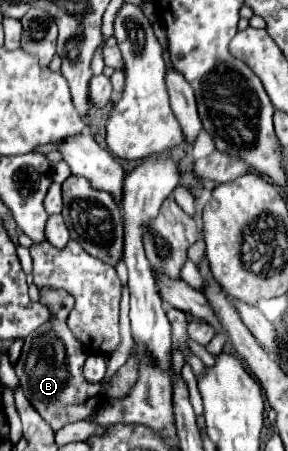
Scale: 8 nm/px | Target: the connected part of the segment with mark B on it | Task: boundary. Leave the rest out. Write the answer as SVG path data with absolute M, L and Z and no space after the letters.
M42 288L40 290L40 304L46 304L46 308L50 308L52 316L46 324L36 328L24 340L22 356L16 364L16 376L20 378L20 384L22 384L28 400L32 402L32 406L40 412L40 416L54 430L58 430L68 422L86 420L94 412L96 404L100 402L100 396L102 398L104 396L106 398L124 396L130 390L130 386L134 384L134 380L138 376L138 370L136 370L136 364L130 360L116 372L116 376L112 378L112 382L108 386L86 382L84 376L82 376L86 352L78 344L78 340L72 336L70 328L66 326L66 316L74 306L74 298L64 290Z

